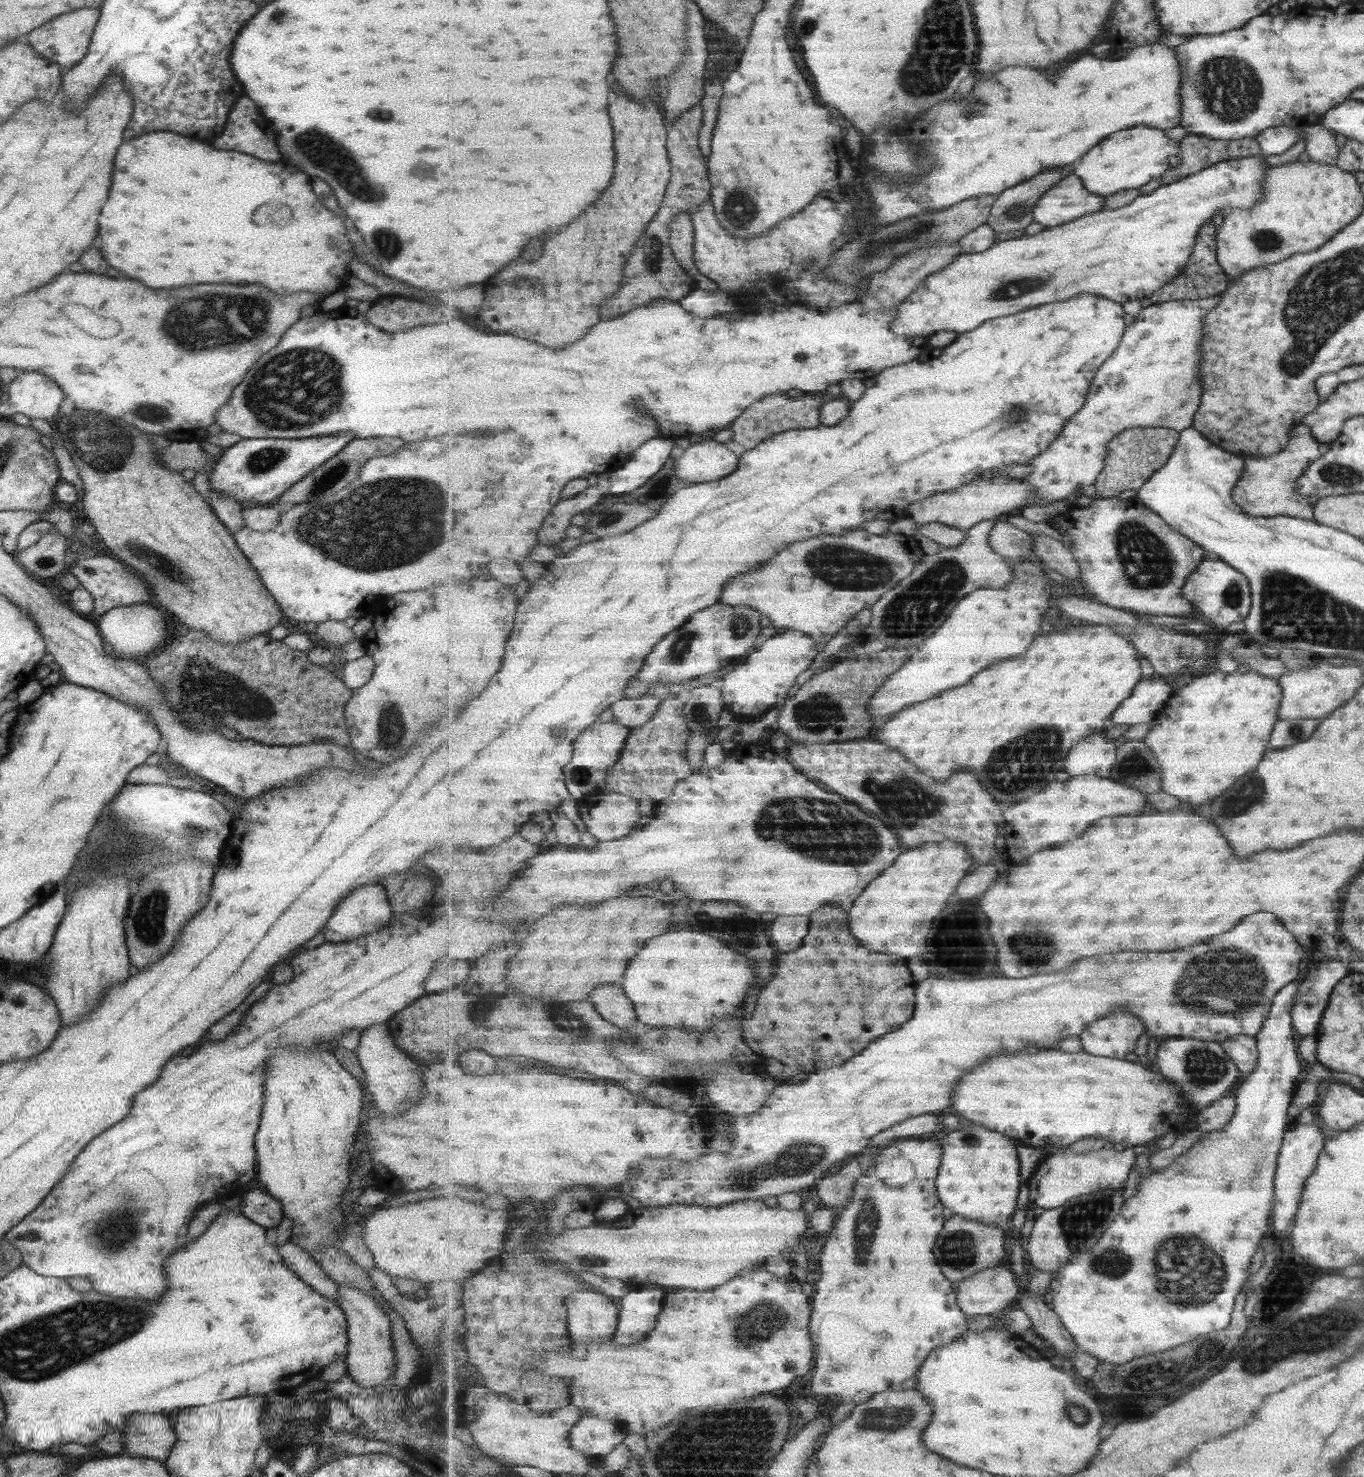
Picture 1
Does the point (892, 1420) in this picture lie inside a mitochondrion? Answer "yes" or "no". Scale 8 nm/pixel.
yes

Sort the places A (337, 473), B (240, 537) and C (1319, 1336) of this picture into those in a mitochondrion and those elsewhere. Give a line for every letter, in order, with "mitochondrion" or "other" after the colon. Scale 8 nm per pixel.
A: mitochondrion
B: other
C: mitochondrion

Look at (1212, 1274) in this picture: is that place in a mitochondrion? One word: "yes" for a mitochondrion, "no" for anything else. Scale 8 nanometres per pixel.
yes

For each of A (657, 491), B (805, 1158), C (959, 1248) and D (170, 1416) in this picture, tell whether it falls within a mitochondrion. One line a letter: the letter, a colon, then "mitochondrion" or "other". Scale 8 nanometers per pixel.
A: other
B: mitochondrion
C: mitochondrion
D: other

